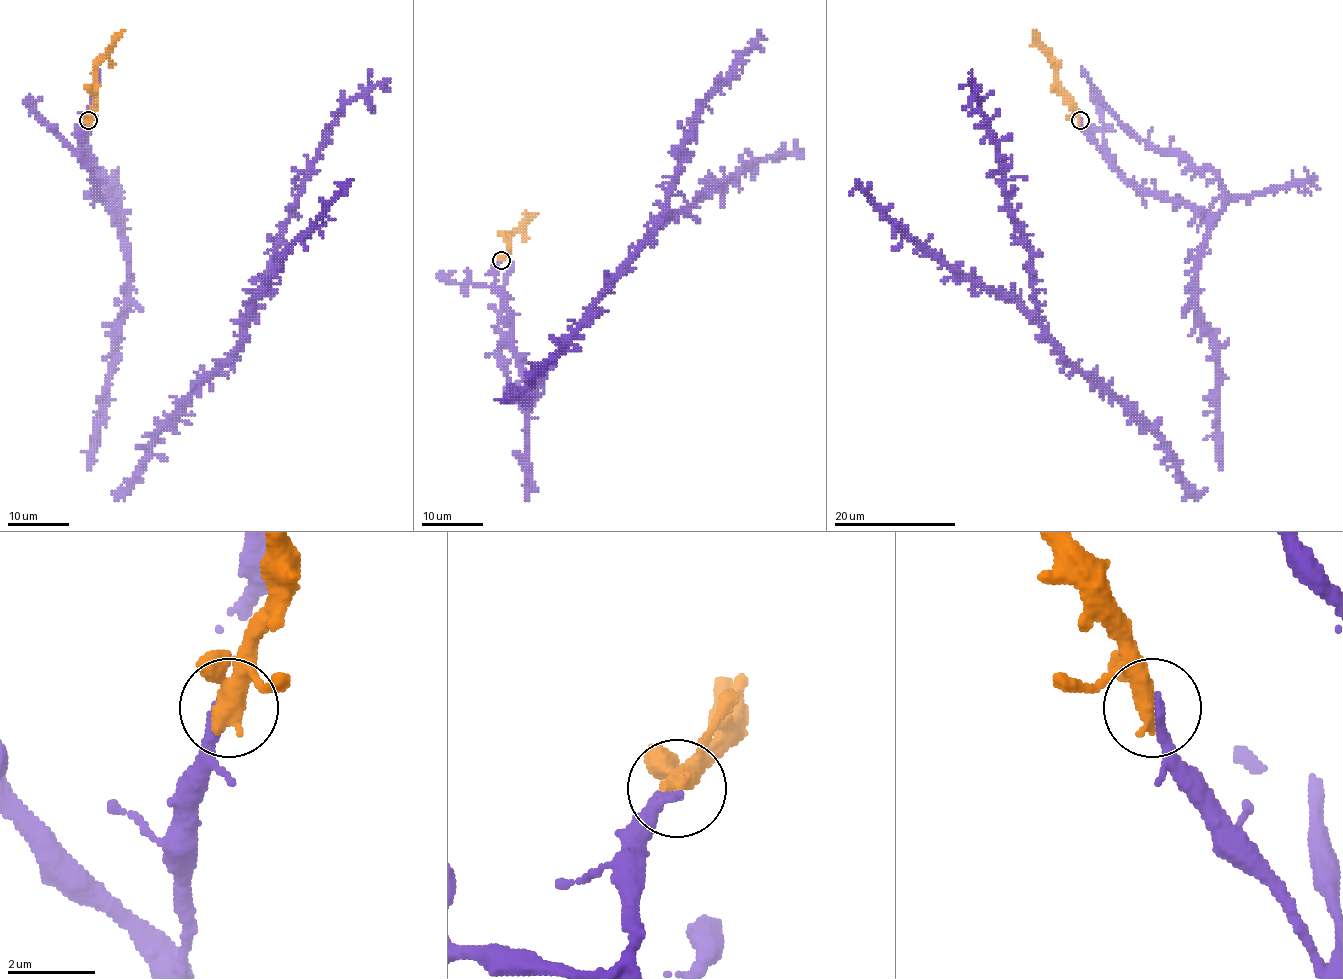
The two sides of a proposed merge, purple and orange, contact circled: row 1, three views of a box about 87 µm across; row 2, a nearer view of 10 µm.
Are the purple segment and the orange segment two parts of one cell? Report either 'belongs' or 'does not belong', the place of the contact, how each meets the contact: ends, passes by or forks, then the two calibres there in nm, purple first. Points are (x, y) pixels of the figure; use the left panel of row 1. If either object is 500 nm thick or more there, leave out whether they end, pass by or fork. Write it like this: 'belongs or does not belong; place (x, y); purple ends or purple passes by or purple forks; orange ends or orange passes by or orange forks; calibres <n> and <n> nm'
belongs; place (88, 120); calibres 280 and 550 nm

